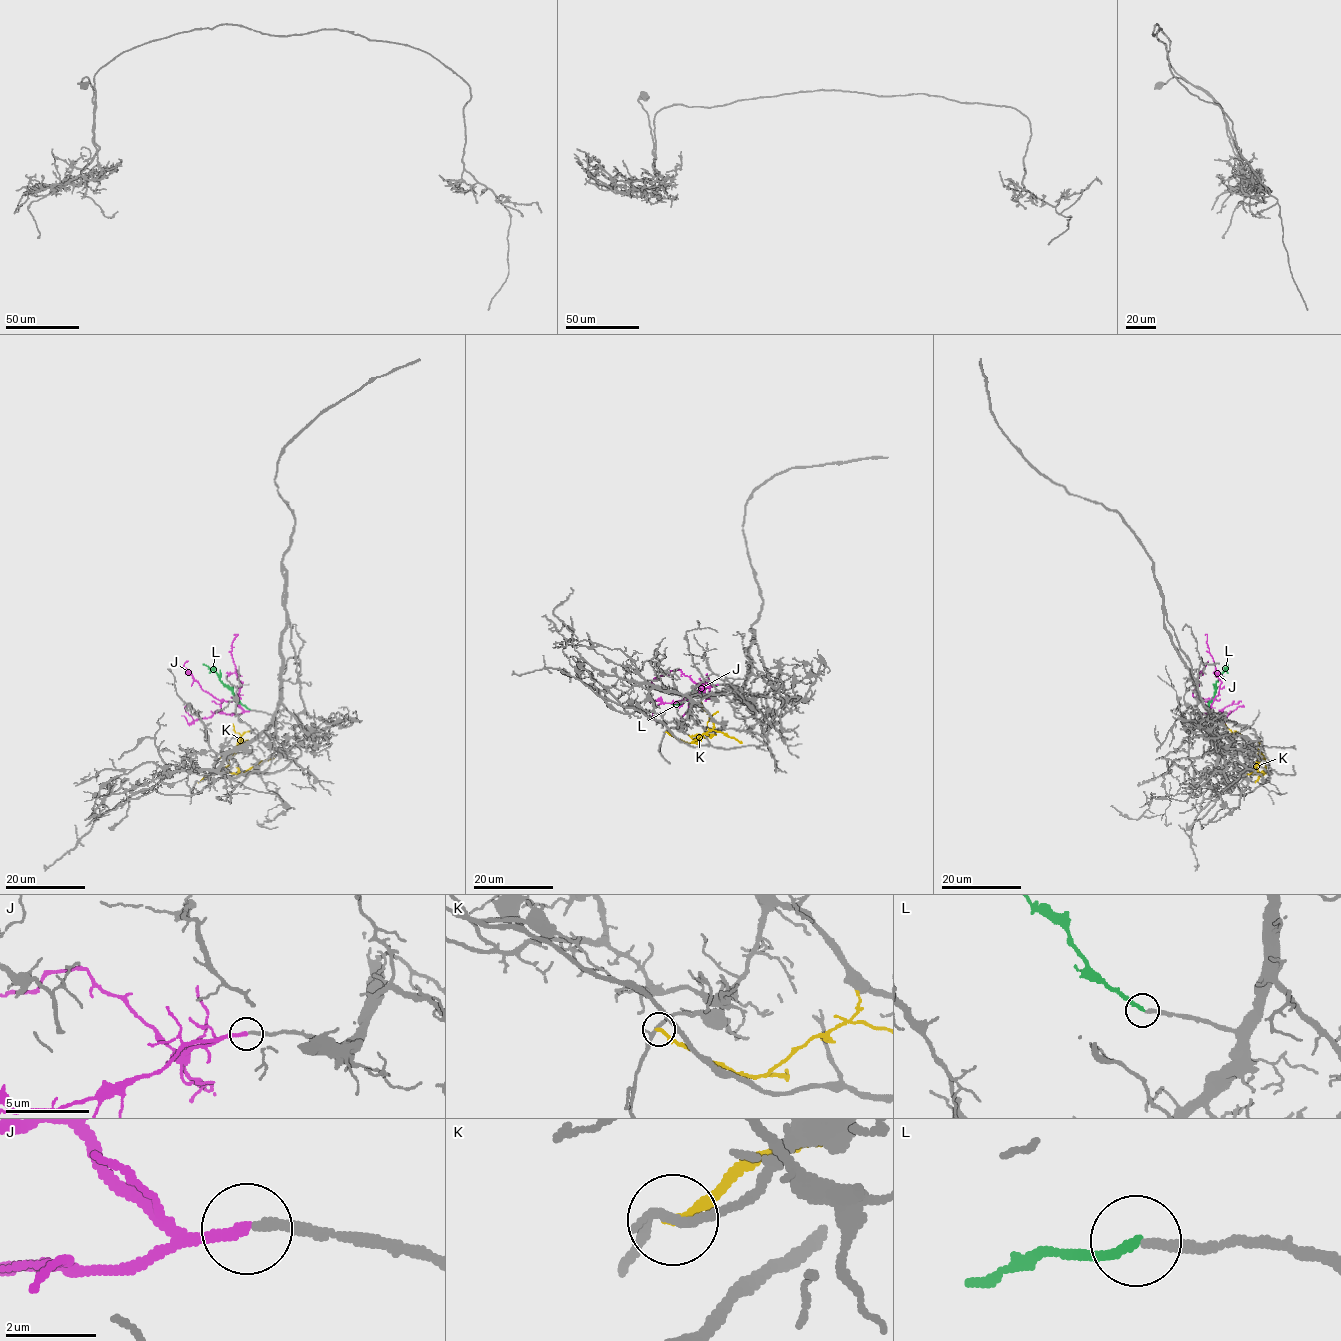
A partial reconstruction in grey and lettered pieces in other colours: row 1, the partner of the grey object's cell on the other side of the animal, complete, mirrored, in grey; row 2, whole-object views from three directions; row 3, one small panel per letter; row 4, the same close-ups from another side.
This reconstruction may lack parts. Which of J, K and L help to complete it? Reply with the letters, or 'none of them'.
J

